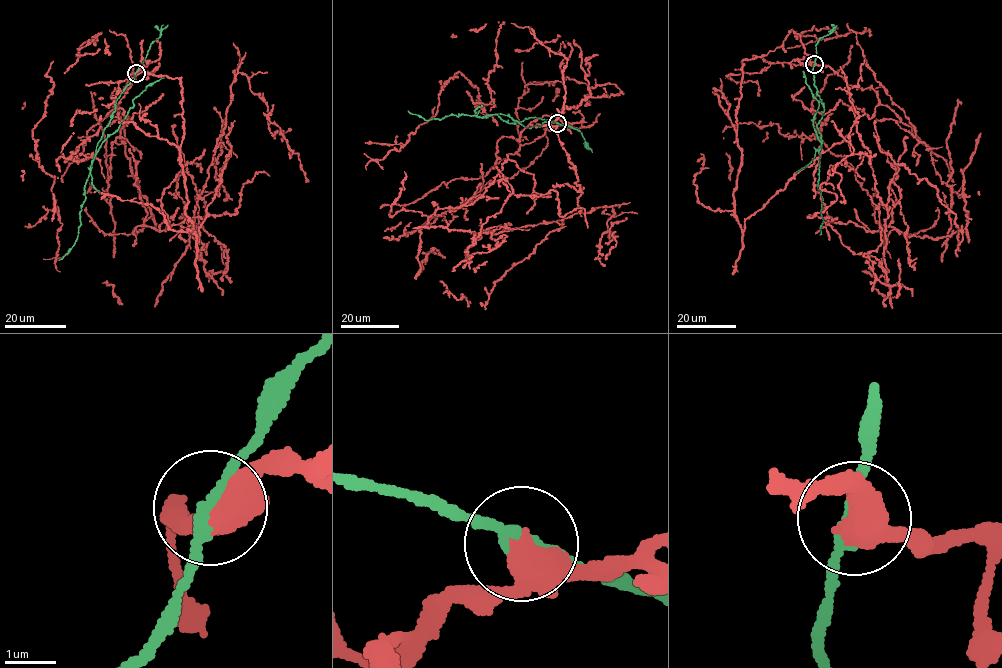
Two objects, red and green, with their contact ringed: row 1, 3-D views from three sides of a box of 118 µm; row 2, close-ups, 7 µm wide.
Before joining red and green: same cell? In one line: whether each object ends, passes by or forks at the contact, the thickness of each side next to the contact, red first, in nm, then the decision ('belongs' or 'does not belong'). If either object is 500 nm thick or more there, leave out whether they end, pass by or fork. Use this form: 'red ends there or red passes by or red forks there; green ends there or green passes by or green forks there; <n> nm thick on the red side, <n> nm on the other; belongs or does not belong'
red passes by; green passes by; 480 nm thick on the red side, 240 nm on the other; does not belong

